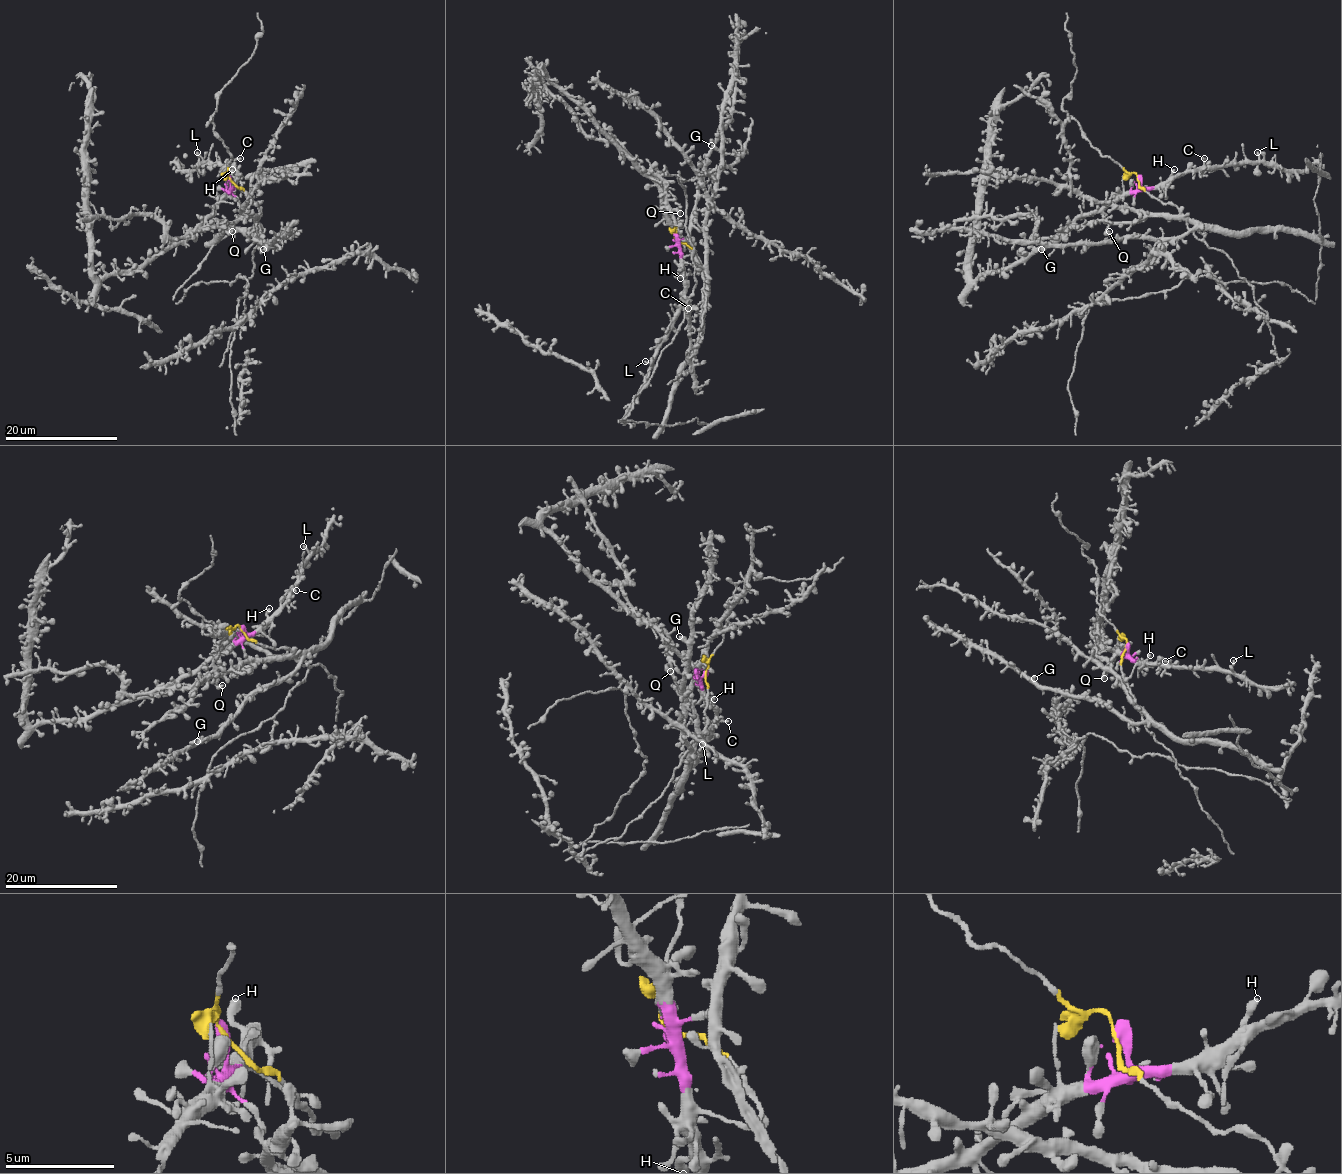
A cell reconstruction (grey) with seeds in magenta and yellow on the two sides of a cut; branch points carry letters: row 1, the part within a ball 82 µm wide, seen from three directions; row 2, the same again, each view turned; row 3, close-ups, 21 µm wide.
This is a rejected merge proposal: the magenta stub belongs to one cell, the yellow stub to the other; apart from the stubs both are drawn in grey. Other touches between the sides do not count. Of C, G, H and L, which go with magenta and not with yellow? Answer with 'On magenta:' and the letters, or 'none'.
On magenta: C, H, L

